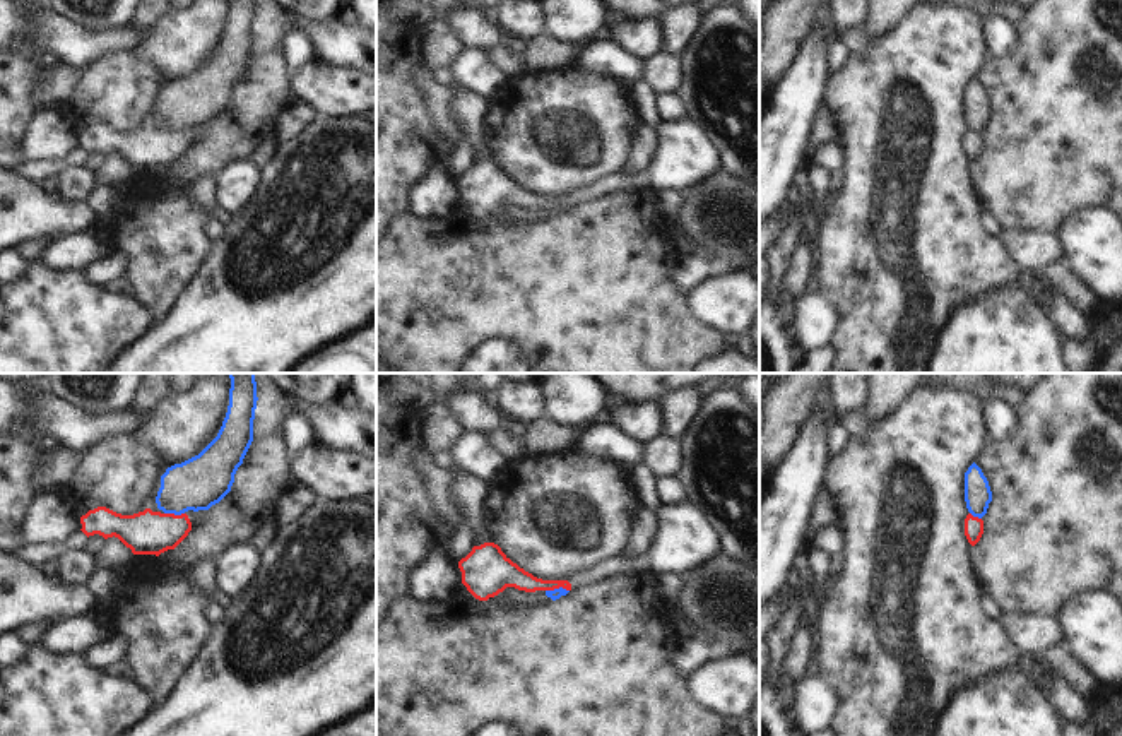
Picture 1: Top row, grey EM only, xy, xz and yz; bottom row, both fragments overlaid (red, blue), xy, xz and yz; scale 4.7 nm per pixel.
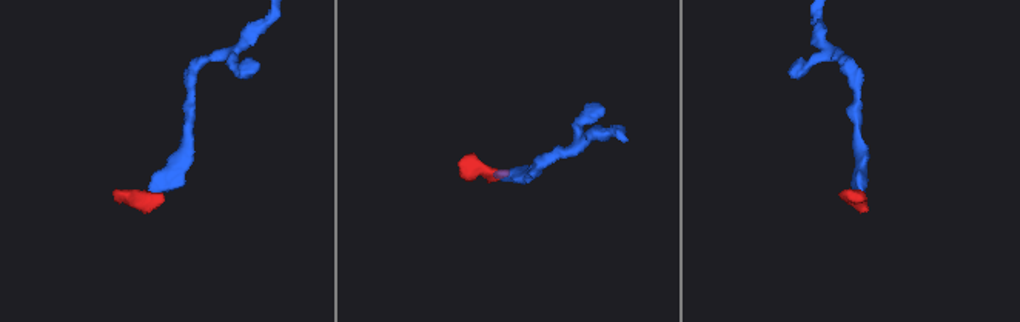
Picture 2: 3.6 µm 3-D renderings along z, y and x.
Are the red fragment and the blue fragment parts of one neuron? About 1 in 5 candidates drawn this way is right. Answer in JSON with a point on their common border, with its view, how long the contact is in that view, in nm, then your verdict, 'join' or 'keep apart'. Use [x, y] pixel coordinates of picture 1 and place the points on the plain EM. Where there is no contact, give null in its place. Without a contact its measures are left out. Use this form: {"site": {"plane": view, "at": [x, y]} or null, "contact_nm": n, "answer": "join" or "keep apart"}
{"site": {"plane": "xz", "at": [556, 204]}, "contact_nm": 110, "answer": "keep apart"}

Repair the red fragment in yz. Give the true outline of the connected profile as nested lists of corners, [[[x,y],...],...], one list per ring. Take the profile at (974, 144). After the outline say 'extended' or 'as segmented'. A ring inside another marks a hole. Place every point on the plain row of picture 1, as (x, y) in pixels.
[[[971,130],[965,135],[965,152],[971,163],[975,163],[983,151],[983,137],[978,134],[973,134]]]; as segmented

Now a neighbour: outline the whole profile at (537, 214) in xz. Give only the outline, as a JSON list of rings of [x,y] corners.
[[[563,204],[554,205],[554,207],[535,207],[535,209],[525,209],[525,207],[513,205],[510,212],[517,219],[542,223],[542,221],[559,216],[561,212],[566,212],[568,209],[570,207]]]

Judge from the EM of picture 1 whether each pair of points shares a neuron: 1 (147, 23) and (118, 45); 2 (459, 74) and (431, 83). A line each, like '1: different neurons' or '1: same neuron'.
1: different neurons
2: different neurons

